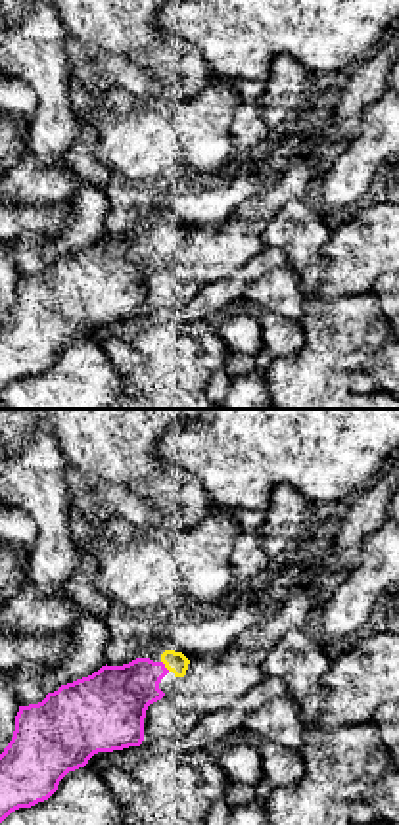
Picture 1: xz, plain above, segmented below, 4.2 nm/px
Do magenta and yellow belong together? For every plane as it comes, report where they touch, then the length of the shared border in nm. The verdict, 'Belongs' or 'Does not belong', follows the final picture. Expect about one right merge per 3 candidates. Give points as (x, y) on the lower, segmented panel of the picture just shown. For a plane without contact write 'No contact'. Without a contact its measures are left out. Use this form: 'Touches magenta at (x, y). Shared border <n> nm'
Touches magenta at (164, 666). Shared border 60 nm

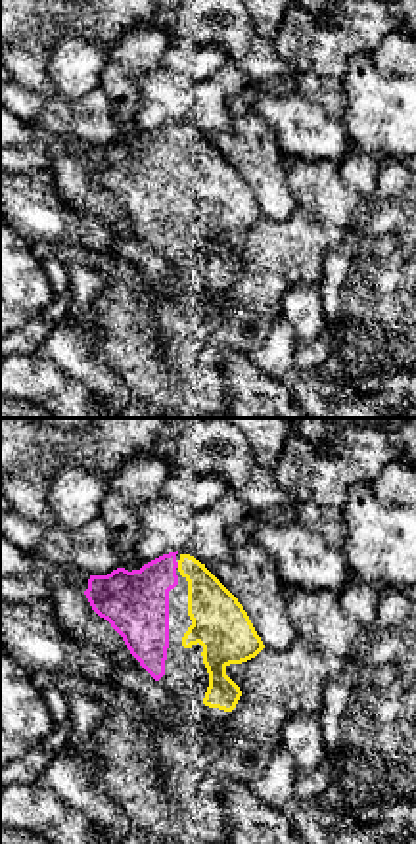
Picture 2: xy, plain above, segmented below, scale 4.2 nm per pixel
Touches magenta at (177, 564). Shared border 30 nm

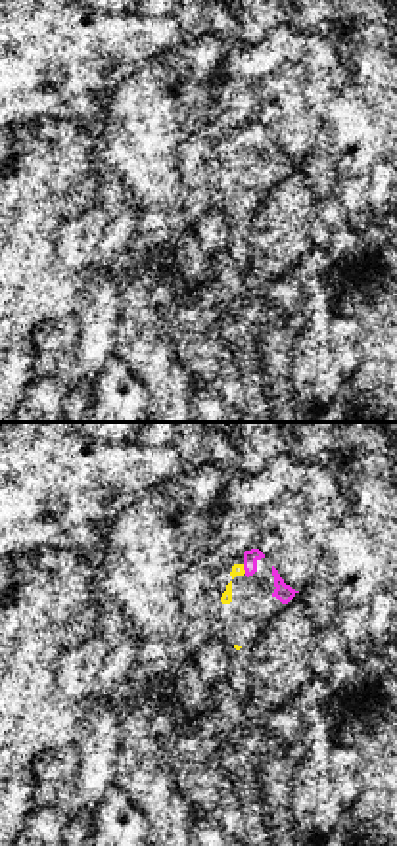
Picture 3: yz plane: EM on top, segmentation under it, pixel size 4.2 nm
Touches magenta at (244, 568). Shared border 40 nm

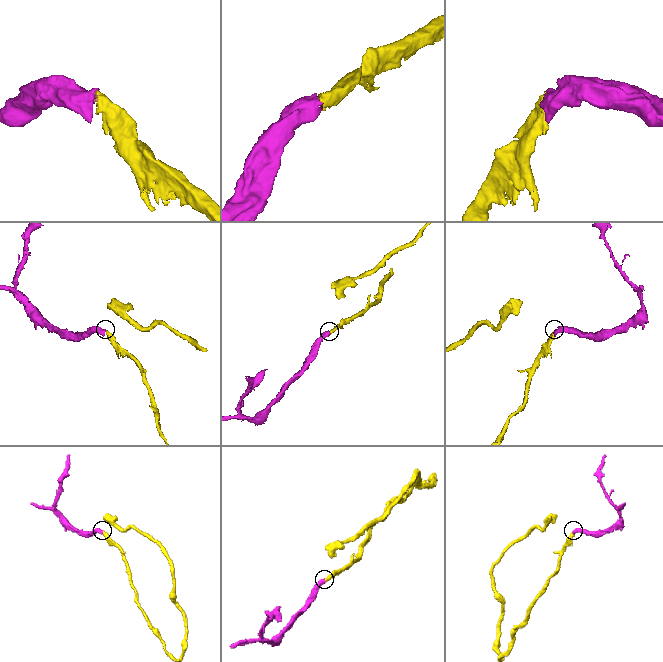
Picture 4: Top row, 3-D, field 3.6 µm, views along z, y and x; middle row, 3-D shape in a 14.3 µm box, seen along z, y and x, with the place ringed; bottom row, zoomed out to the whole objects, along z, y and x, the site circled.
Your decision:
Belongs

